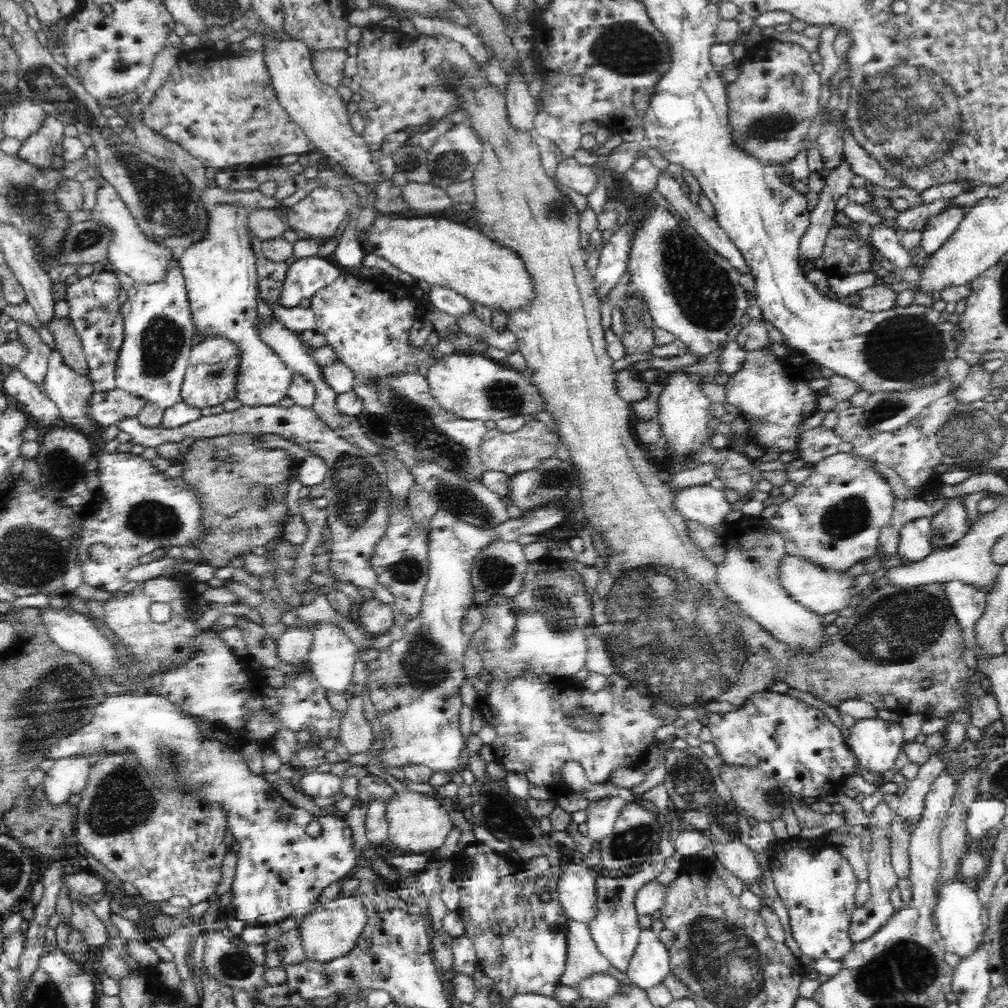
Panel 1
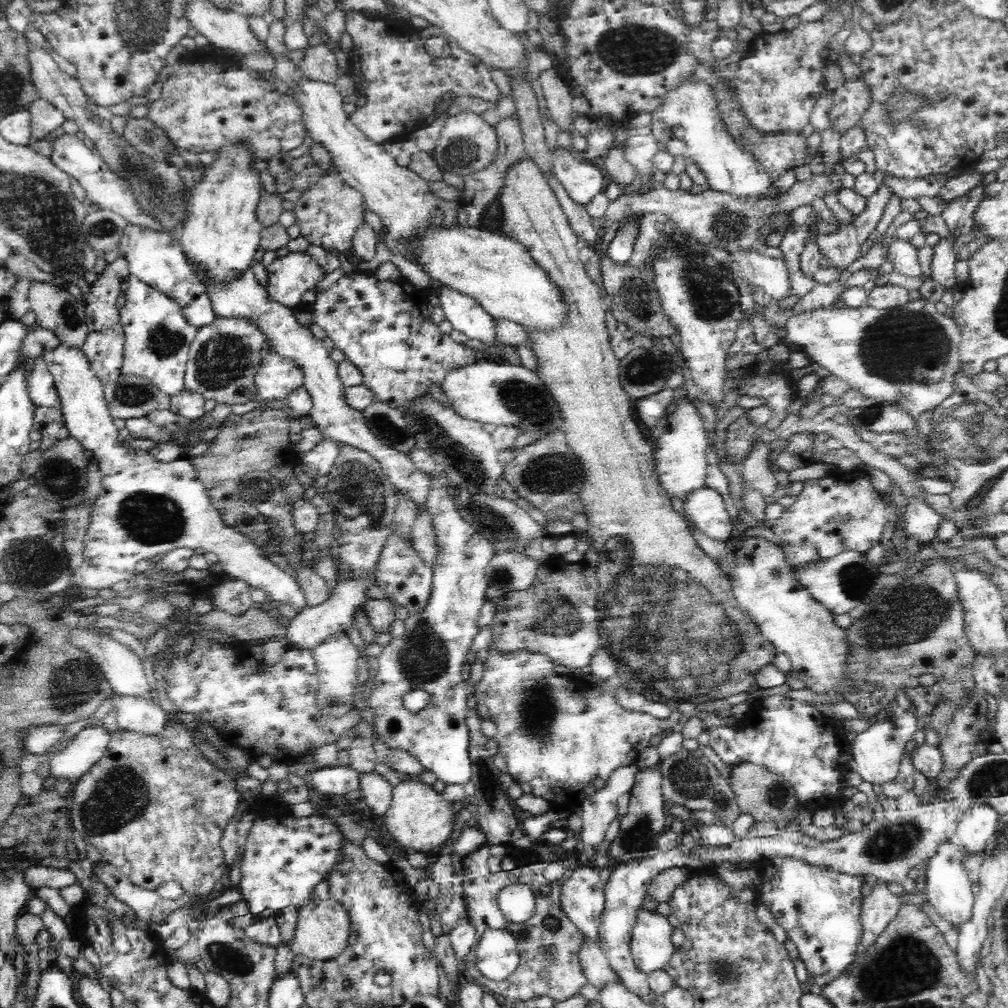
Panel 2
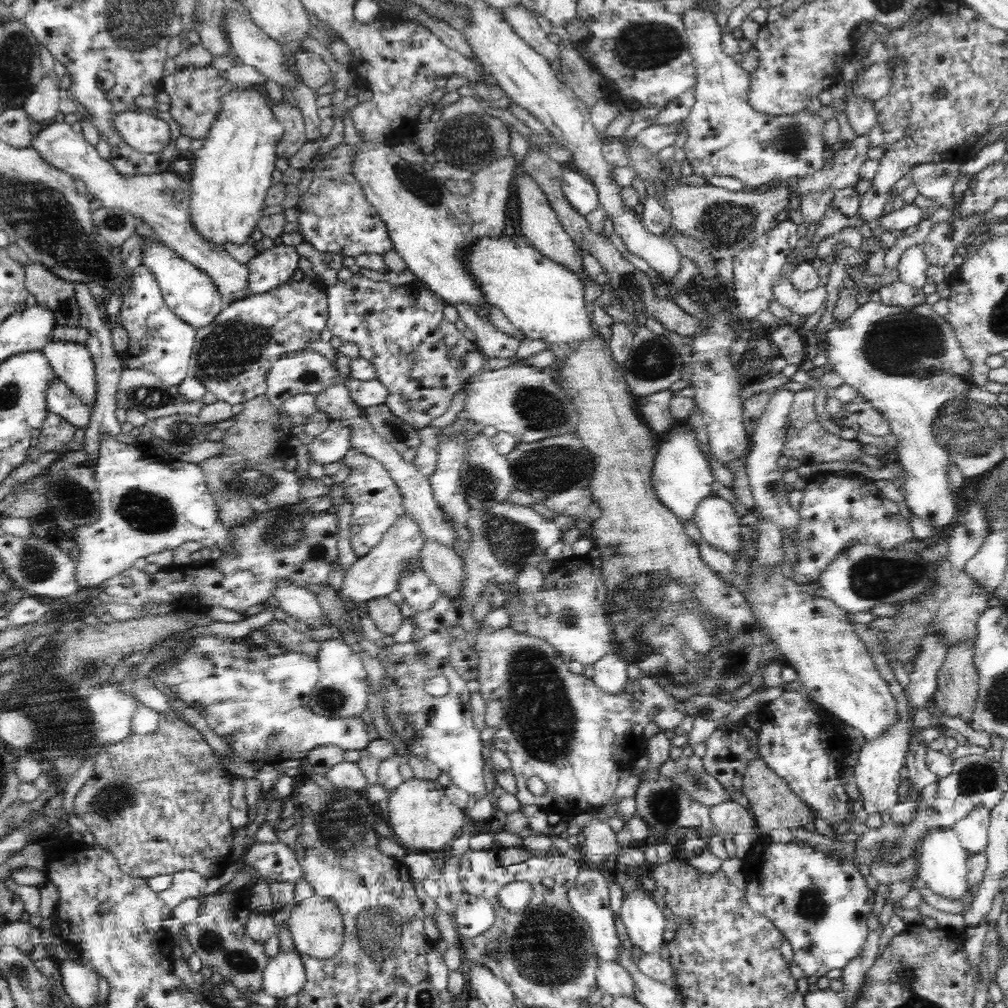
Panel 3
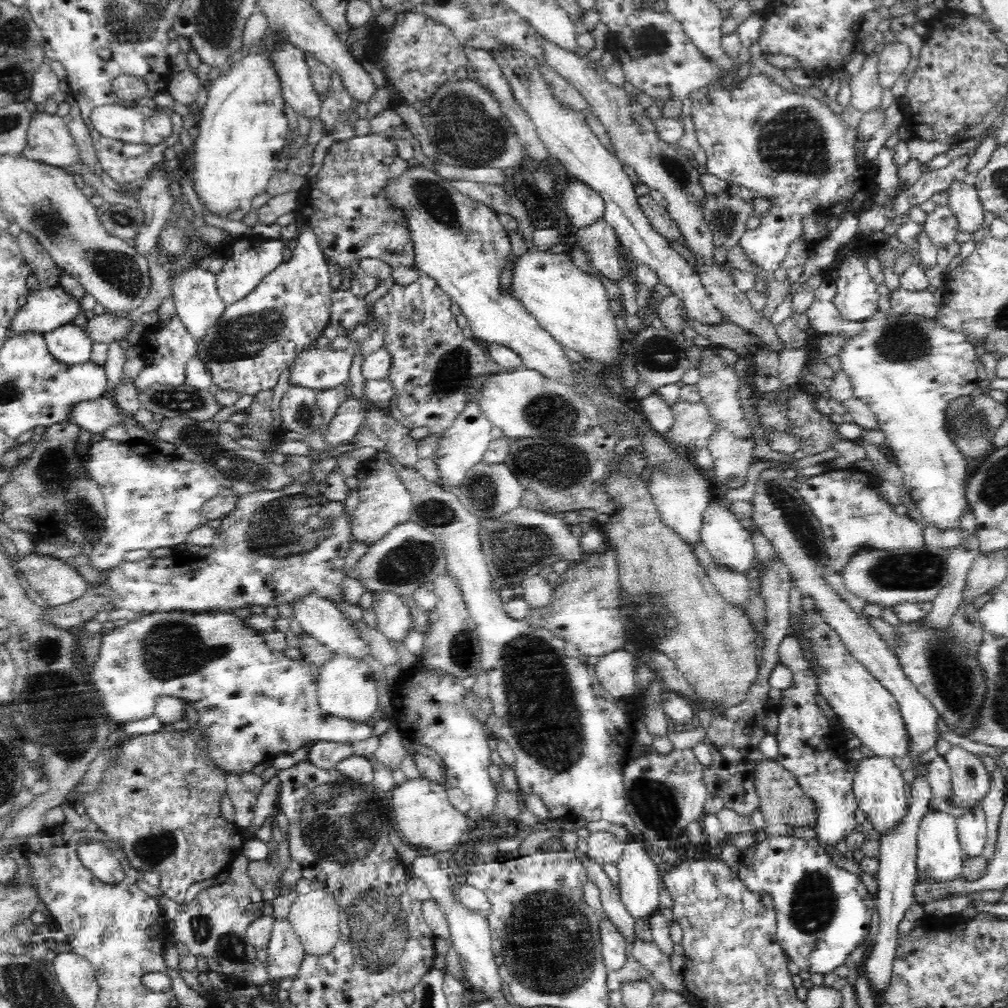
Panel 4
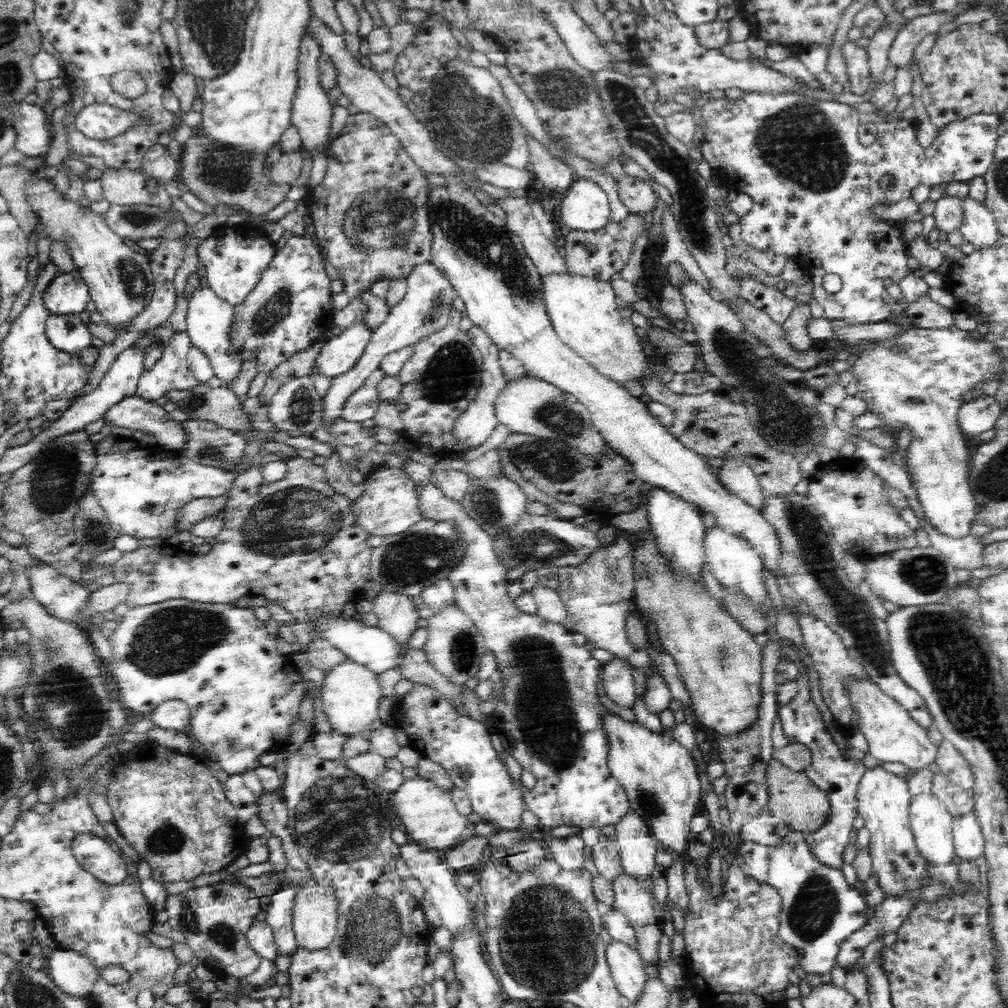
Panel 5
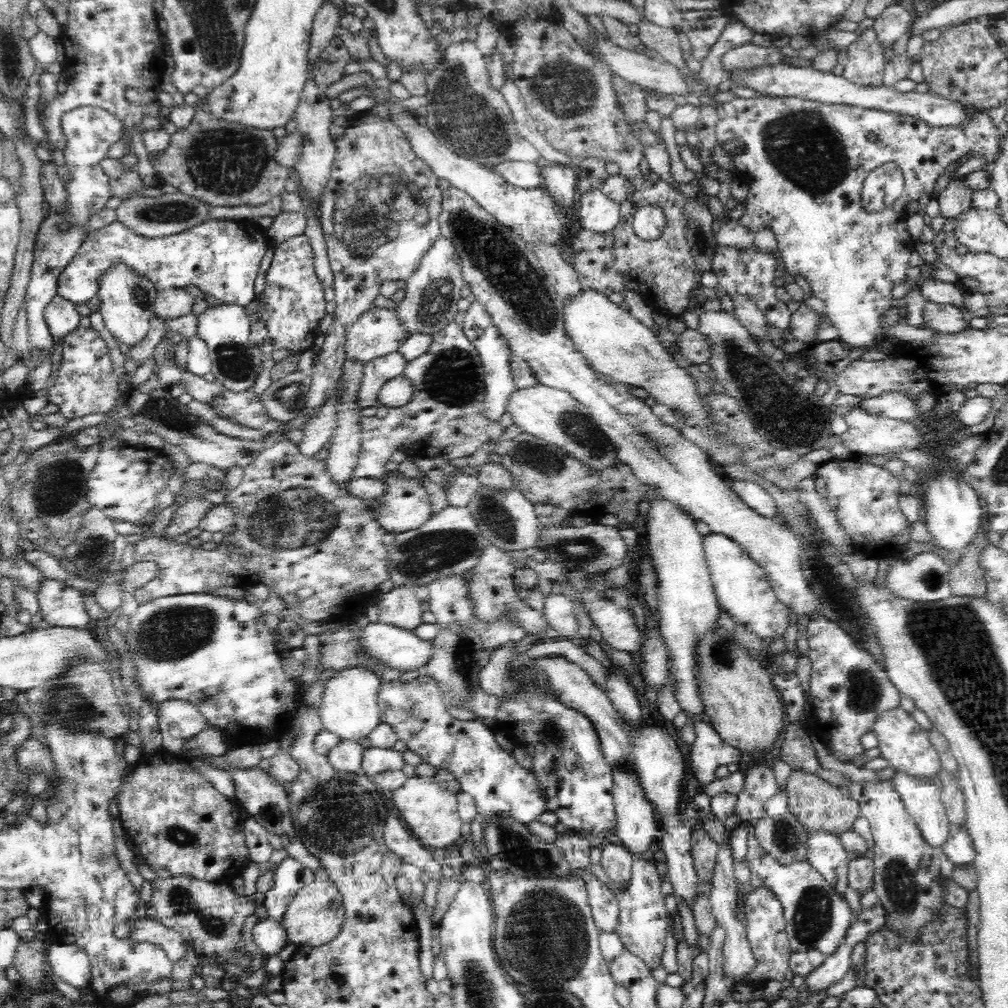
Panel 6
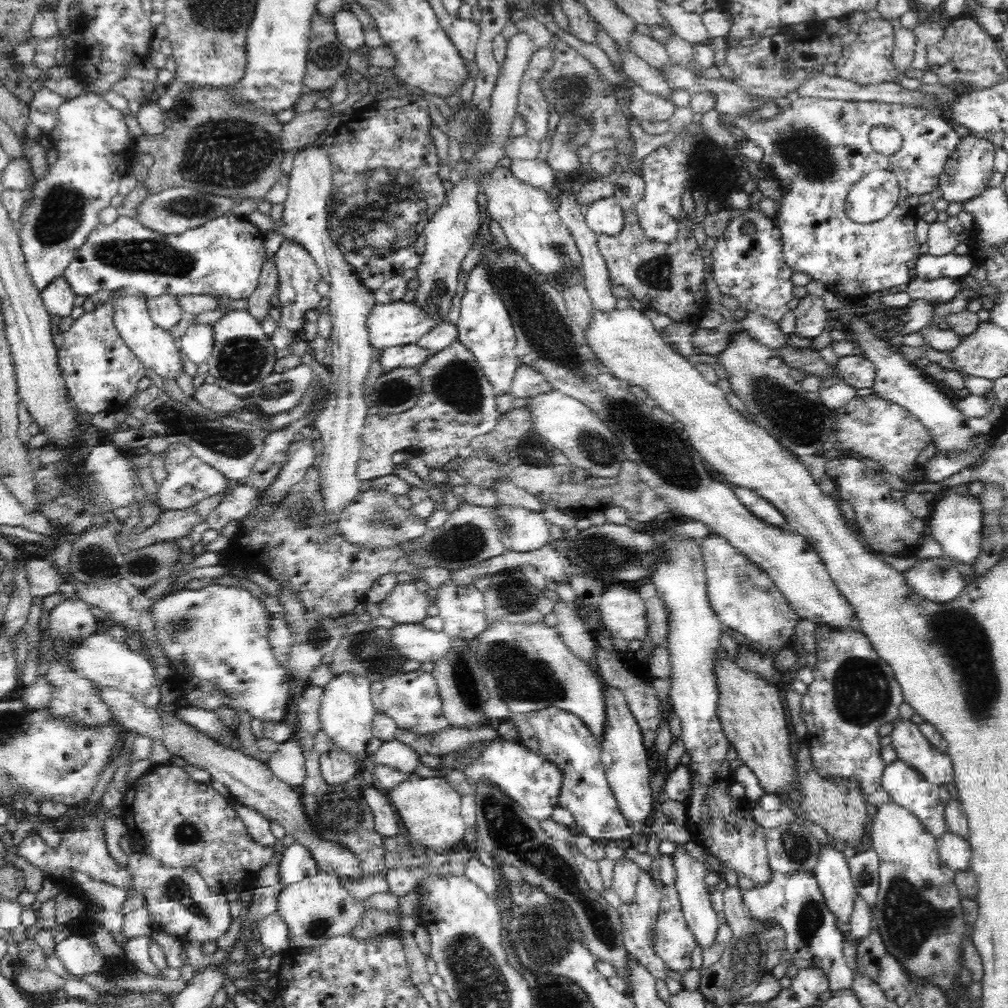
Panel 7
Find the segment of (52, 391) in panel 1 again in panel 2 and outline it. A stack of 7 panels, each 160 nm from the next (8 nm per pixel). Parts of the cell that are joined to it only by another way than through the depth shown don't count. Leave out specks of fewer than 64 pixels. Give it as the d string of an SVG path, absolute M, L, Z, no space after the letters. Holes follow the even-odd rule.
M62 343L54 350L46 351L42 356L48 370L53 374L53 380L60 398L60 409L64 422L72 437L74 437L85 449L94 453L93 458L98 463L102 473L102 490L92 505L90 525L83 542L84 562L73 572L73 585L80 588L112 588L118 581L130 582L136 574L135 566L140 560L151 560L156 554L166 554L177 548L203 548L205 552L214 552L219 563L223 565L226 574L233 579L242 579L254 588L264 590L266 598L273 604L291 604L299 613L308 607L306 595L300 589L296 579L280 569L268 558L264 557L257 545L252 543L248 536L223 524L218 509L212 504L204 483L195 474L194 465L189 458L183 456L174 462L158 462L152 458L152 464L148 460L134 462L136 451L134 447L124 448L118 441L118 428L112 423L113 418L108 411L108 405L104 397L105 384L94 374L88 357L82 352L82 347L68 347Z

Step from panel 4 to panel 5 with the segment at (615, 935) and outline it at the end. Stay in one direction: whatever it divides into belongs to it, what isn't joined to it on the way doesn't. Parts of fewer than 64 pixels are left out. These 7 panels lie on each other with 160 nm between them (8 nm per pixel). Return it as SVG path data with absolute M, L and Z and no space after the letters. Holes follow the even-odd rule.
M617 940L606 945L606 956L617 991L634 1005L648 980L644 960L630 945Z

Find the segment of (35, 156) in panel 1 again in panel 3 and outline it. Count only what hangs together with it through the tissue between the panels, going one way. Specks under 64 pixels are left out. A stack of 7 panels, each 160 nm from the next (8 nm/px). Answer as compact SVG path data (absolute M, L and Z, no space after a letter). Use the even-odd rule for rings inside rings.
M44 75L33 91L26 97L23 109L30 118L40 124L50 124L58 114L59 84L48 75Z

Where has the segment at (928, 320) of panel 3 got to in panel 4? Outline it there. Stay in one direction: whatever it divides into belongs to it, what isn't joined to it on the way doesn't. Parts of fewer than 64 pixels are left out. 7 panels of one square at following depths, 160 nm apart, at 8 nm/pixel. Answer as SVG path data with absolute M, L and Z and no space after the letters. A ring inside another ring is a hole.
M882 312L875 313L874 316L868 317L867 320L862 321L860 326L860 332L854 337L844 338L844 346L840 350L840 360L842 360L841 370L849 376L853 394L855 398L862 400L864 403L870 405L873 413L876 415L879 422L879 428L884 432L886 446L892 448L894 456L896 456L896 465L899 466L903 473L903 482L905 486L908 486L910 490L909 494L917 506L917 510L920 510L921 515L924 516L924 521L921 522L922 526L928 525L936 527L939 530L948 530L949 528L960 528L960 518L962 514L969 508L969 502L966 498L966 457L962 454L962 451L956 446L956 443L952 441L952 435L950 435L950 427L948 427L948 417L946 417L946 410L955 399L973 395L978 392L977 384L979 383L978 368L982 365L980 357L976 356L974 351L974 345L968 341L968 338L960 332L953 332L948 328L940 325L937 320L930 320L930 318L920 317L915 315L900 315L894 312L883 314Z

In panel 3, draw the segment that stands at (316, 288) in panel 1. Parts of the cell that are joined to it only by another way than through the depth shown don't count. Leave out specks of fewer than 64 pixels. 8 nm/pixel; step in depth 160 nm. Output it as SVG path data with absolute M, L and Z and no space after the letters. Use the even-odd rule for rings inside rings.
M274 245L270 250L259 247L256 256L245 264L250 293L266 294L274 288L282 288L282 284L288 284L299 267L299 259L296 248L288 245Z

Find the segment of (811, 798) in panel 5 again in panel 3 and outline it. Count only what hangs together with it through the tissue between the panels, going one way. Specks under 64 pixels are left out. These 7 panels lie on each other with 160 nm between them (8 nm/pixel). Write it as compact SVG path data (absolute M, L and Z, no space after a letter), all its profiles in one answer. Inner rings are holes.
M752 760L745 769L743 781L743 794L752 804L756 814L756 822L760 822L761 828L796 828L802 824L814 821L814 813L806 805L806 802L799 798L788 785L786 779L782 779L767 767L762 760Z

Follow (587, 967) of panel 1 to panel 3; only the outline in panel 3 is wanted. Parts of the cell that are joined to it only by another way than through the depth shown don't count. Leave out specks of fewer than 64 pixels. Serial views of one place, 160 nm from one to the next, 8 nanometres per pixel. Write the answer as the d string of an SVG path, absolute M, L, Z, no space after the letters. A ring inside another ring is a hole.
M599 961L598 968L596 968L596 980L597 986L612 997L635 998L636 983L634 983L634 979L630 977L626 968L618 962Z

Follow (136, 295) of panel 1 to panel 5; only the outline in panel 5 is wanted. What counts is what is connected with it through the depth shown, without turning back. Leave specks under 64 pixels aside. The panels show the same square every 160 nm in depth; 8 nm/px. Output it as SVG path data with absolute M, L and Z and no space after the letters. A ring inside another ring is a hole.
M178 332L164 348L162 358L150 370L144 369L135 395L154 401L172 390L192 390L199 386L187 363L188 348L191 346L188 334Z

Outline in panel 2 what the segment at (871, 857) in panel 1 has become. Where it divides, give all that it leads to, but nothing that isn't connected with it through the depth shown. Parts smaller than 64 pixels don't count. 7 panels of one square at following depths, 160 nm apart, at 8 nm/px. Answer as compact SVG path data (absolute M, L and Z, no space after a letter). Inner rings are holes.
M878 880L872 892L864 897L860 906L862 923L861 949L866 949L886 930L890 920L898 914L901 900L892 893L886 881Z

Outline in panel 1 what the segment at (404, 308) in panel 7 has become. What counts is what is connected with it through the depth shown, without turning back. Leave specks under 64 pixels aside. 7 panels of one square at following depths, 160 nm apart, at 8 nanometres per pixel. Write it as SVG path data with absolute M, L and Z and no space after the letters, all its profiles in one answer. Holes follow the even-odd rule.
M216 203L209 212L202 240L178 254L197 339L228 339L238 347L236 400L243 407L279 405L295 375L261 338L258 330L257 257L248 228L249 212L242 203Z

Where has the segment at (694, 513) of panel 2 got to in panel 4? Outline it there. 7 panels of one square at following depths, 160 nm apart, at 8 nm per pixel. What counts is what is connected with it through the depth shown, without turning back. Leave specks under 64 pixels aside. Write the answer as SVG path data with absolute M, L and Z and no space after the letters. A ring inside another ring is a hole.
M720 498L711 501L702 514L701 542L707 548L713 562L725 566L734 572L746 574L750 568L755 568L757 558L755 557L754 544L751 534L740 525L740 522L725 507Z

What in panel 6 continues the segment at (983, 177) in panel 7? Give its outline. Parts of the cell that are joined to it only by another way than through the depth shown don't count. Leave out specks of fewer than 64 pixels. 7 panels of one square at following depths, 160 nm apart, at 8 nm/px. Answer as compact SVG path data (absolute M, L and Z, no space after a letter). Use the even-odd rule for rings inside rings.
M962 177L962 180L952 179L936 197L940 203L940 215L946 219L948 217L956 219L958 215L972 207L972 192L965 177Z

